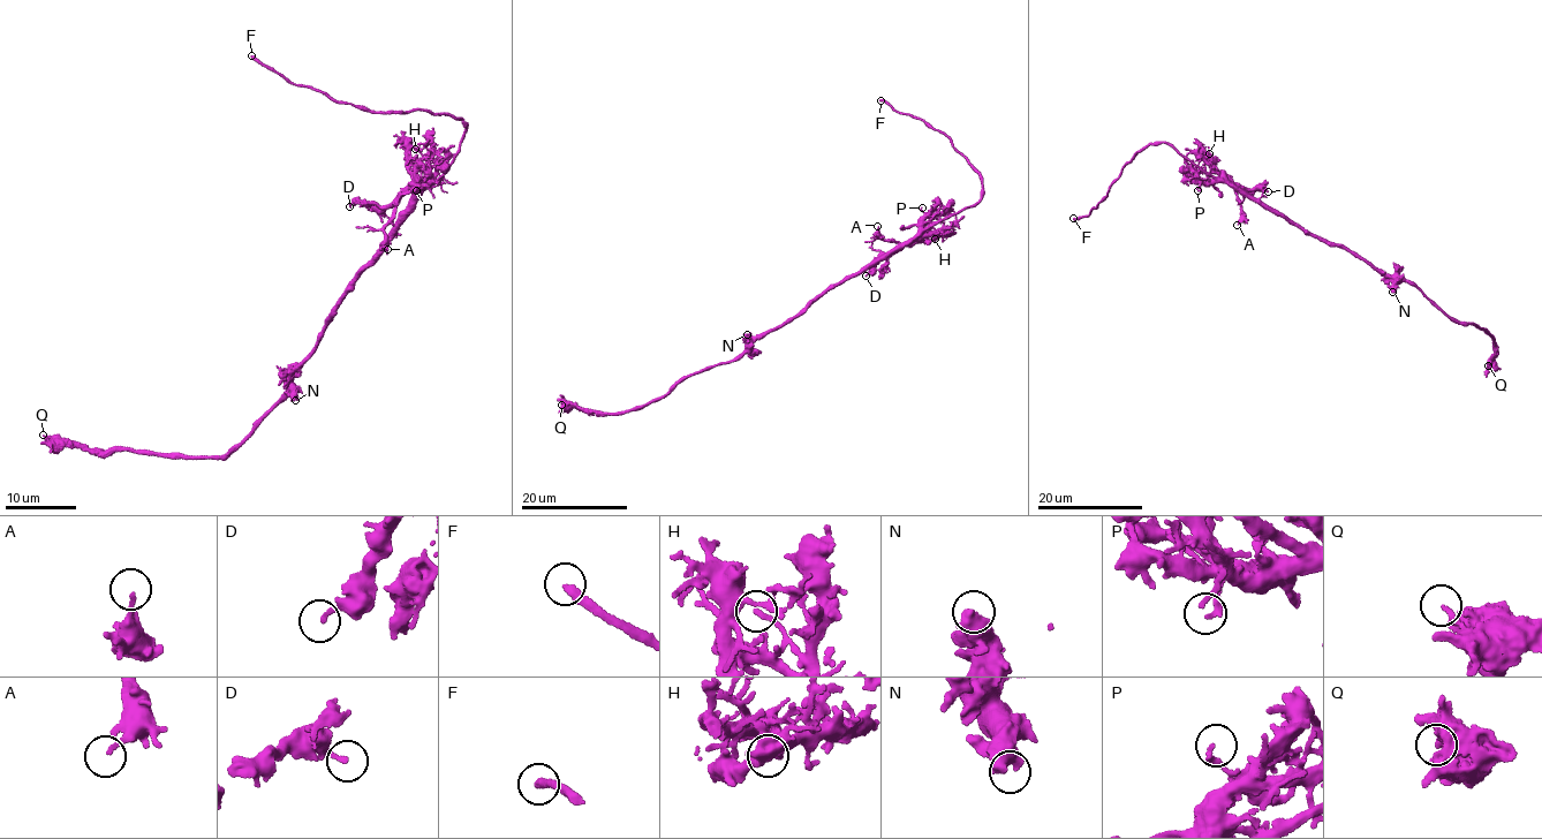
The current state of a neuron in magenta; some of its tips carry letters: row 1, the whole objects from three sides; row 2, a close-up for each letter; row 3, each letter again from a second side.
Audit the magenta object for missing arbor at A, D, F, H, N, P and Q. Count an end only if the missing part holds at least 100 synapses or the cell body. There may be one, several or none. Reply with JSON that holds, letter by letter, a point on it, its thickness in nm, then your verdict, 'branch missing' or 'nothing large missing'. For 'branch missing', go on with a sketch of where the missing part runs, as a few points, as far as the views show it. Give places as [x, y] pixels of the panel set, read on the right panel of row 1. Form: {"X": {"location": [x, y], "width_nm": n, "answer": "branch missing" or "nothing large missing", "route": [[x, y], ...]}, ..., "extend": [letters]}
{"A": {"location": [1237, 225], "width_nm": 150, "answer": "nothing large missing"}, "D": {"location": [1268, 191], "width_nm": 200, "answer": "nothing large missing"}, "F": {"location": [1073, 218], "width_nm": 320, "answer": "branch missing", "route": [[1073, 218], [1059, 205], [1051, 210], [1041, 201]]}, "H": {"location": [1209, 153], "width_nm": 150, "answer": "nothing large missing"}, "N": {"location": [1392, 292], "width_nm": 550, "answer": "nothing large missing"}, "P": {"location": [1197, 190], "width_nm": 200, "answer": "nothing large missing"}, "Q": {"location": [1488, 365], "width_nm": 200, "answer": "nothing large missing"}, "extend": ["F"]}

